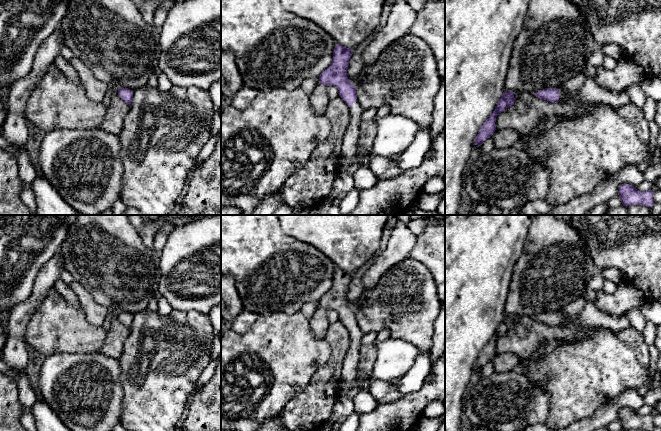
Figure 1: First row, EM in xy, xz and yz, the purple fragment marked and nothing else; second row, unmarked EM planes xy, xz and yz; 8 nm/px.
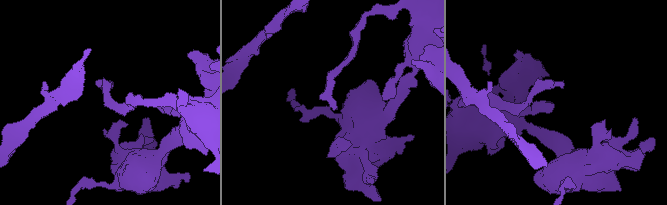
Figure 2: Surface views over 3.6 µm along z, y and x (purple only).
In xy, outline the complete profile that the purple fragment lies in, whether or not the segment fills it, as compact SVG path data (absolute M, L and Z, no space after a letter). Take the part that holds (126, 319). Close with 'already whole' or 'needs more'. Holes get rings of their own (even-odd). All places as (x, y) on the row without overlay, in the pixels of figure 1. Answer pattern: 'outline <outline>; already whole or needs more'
outline M120 312L118 313L118 318L119 318L119 321L124 325L126 326L127 328L131 328L132 326L132 323L133 323L133 314L130 314L128 312Z; already whole

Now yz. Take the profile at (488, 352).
outline M505 315L503 317L493 337L489 340L489 342L484 346L484 348L480 352L475 362L475 369L481 370L484 365L486 365L490 360L493 359L493 357L496 354L495 346L497 339L514 328L515 326L514 318L515 316L512 315Z; already whole

